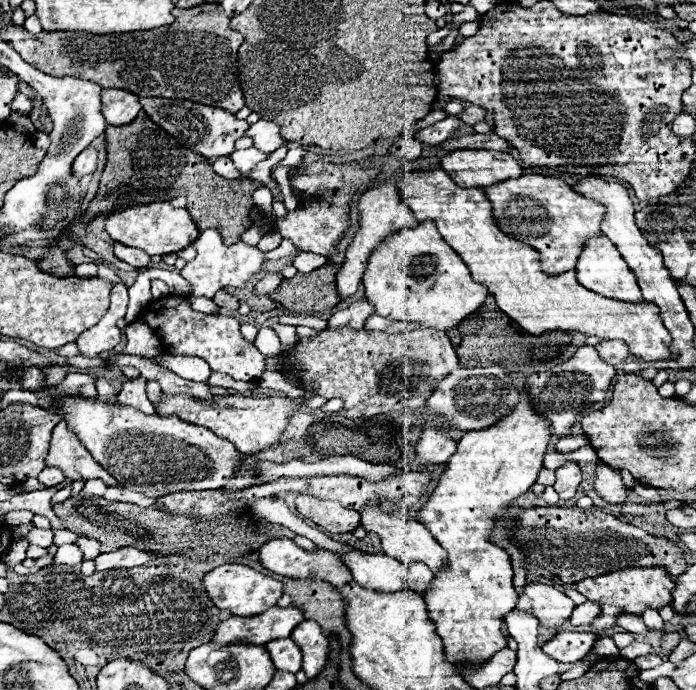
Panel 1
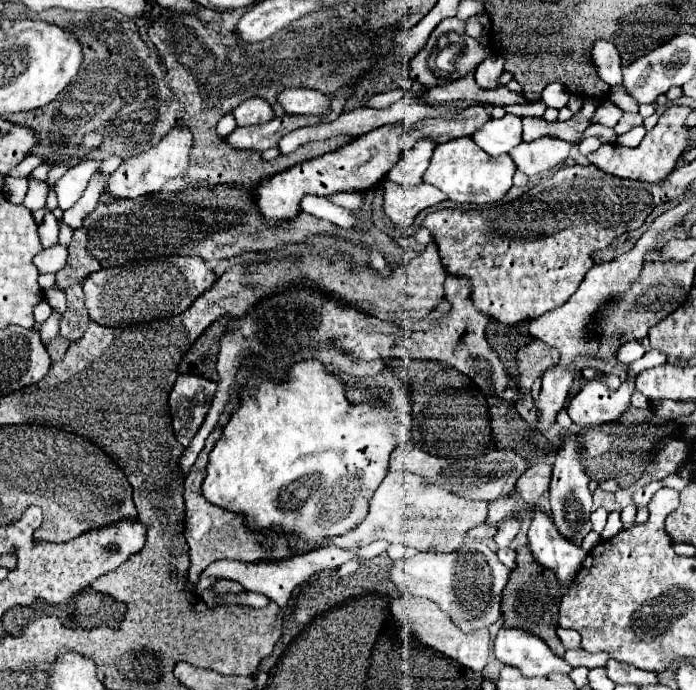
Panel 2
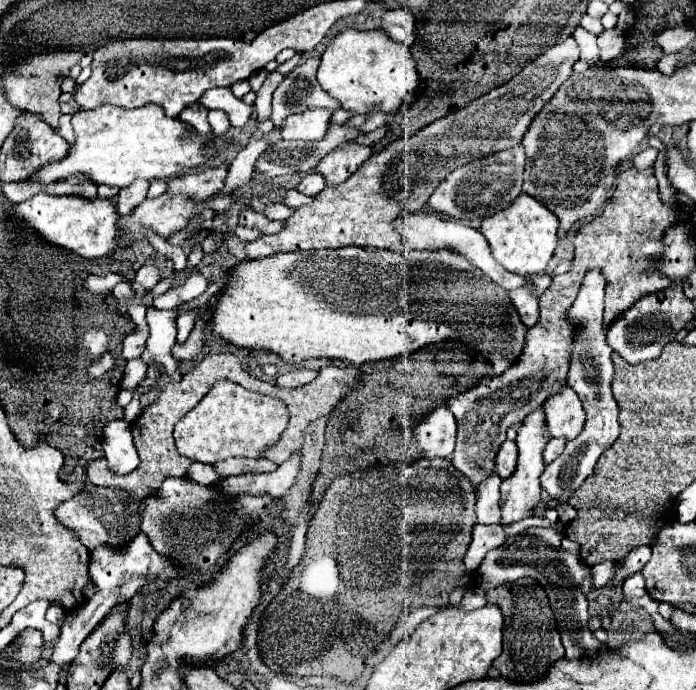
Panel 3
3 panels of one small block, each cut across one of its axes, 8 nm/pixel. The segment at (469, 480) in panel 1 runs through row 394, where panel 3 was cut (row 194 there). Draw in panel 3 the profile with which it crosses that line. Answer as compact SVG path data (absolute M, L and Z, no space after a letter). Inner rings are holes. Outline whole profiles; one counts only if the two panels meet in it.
M520 194L508 208L488 216L482 220L480 232L492 246L494 258L508 270L520 276L542 274L548 266L556 242L558 242L558 218L542 204L538 204L532 196Z

